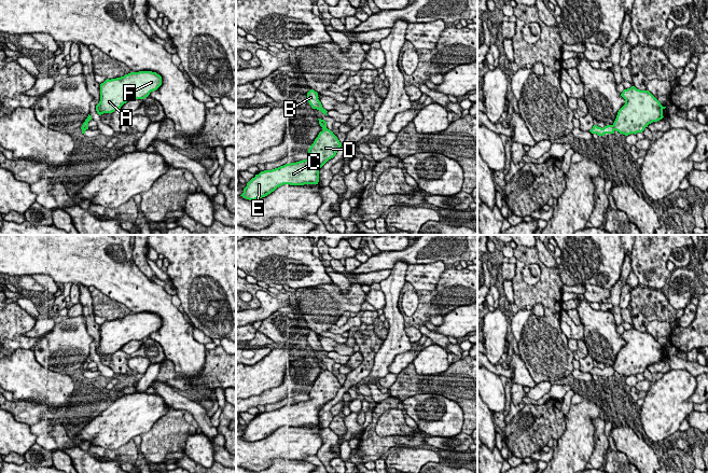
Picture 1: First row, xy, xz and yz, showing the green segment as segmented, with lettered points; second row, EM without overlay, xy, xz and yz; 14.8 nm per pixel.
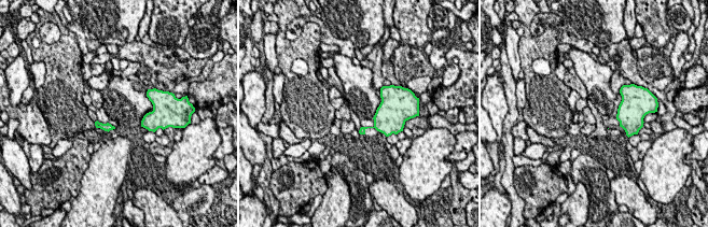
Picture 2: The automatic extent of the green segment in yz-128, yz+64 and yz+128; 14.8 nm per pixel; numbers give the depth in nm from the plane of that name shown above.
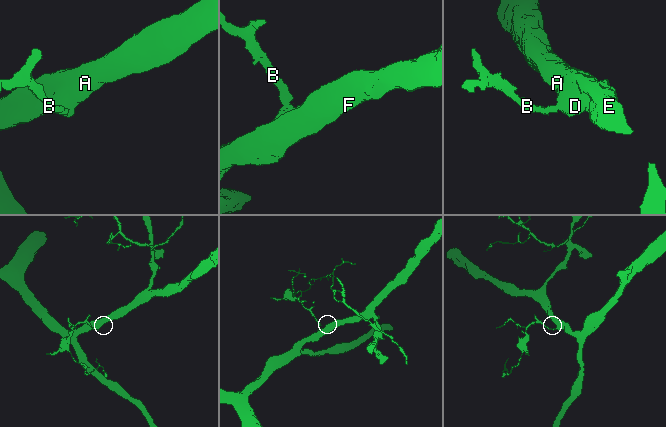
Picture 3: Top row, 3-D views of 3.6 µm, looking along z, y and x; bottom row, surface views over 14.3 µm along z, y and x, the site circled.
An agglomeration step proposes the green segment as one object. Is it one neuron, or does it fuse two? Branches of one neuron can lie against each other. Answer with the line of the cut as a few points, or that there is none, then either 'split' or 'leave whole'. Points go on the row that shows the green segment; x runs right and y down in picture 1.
yz (611, 125), (614, 129) | split

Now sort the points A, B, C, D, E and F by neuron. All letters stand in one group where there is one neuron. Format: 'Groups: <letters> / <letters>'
Groups: A C D E F / B

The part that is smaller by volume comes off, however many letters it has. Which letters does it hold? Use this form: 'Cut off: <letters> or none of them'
Cut off: B

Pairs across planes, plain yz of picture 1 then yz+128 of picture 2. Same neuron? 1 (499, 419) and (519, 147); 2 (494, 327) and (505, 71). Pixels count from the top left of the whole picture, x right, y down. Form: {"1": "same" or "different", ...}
{"1": "different", "2": "different"}

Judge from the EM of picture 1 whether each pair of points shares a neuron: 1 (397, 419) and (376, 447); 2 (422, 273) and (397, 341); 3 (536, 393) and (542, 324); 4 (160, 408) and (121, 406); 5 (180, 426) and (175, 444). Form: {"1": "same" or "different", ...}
{"1": "different", "2": "different", "3": "different", "4": "same", "5": "same"}

